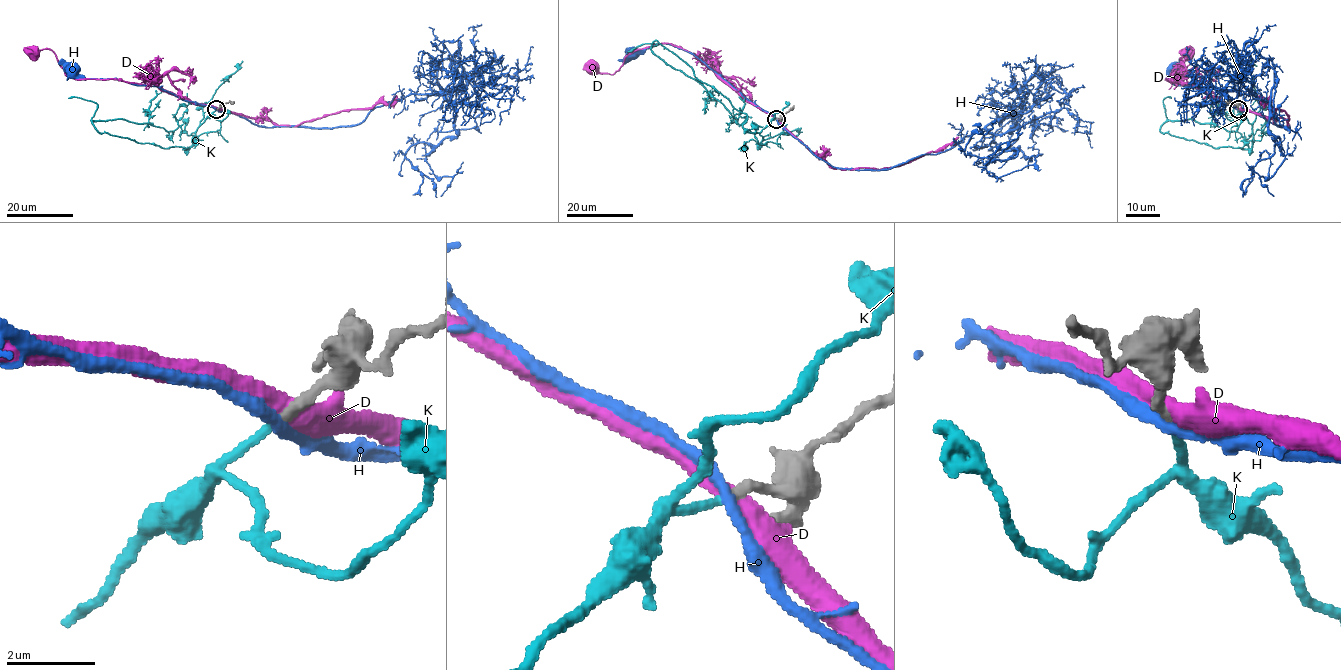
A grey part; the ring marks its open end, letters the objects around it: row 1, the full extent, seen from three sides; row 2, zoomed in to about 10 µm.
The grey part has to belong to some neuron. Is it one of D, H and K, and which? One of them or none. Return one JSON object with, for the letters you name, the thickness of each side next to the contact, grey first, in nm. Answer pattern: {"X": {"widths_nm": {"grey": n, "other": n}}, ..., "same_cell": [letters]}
{"K": {"widths_nm": {"grey": 240, "other": 180}}, "same_cell": ["K"]}

